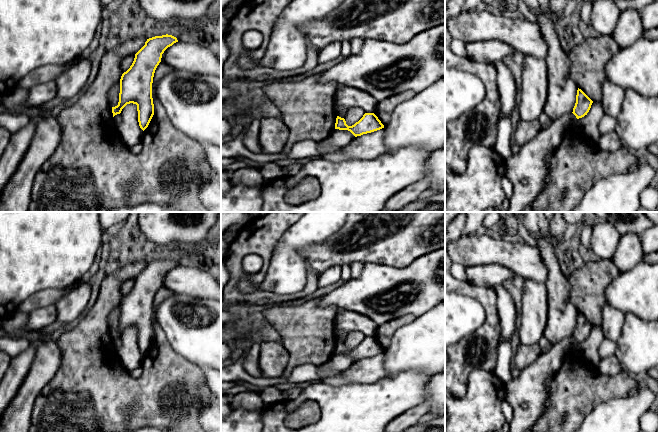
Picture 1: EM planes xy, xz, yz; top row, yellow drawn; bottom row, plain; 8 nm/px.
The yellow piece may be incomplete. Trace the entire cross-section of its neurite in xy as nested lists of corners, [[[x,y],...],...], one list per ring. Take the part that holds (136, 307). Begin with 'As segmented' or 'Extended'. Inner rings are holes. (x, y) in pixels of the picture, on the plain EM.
As segmented. [[[168,258],[147,263],[145,269],[135,278],[130,292],[121,300],[119,326],[112,331],[113,341],[120,338],[127,328],[133,327],[137,329],[140,352],[144,355],[148,351],[154,339],[154,297],[164,275],[176,266],[177,262]]]

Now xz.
As segmented. [[[365,337],[363,341],[352,350],[348,350],[344,342],[337,340],[335,353],[348,354],[355,361],[371,357],[384,352],[384,349],[374,337]]]

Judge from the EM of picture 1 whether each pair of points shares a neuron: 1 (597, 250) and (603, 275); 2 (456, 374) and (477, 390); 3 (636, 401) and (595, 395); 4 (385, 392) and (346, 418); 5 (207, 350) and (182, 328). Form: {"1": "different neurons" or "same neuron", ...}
{"1": "different neurons", "2": "different neurons", "3": "different neurons", "4": "same neuron", "5": "same neuron"}

